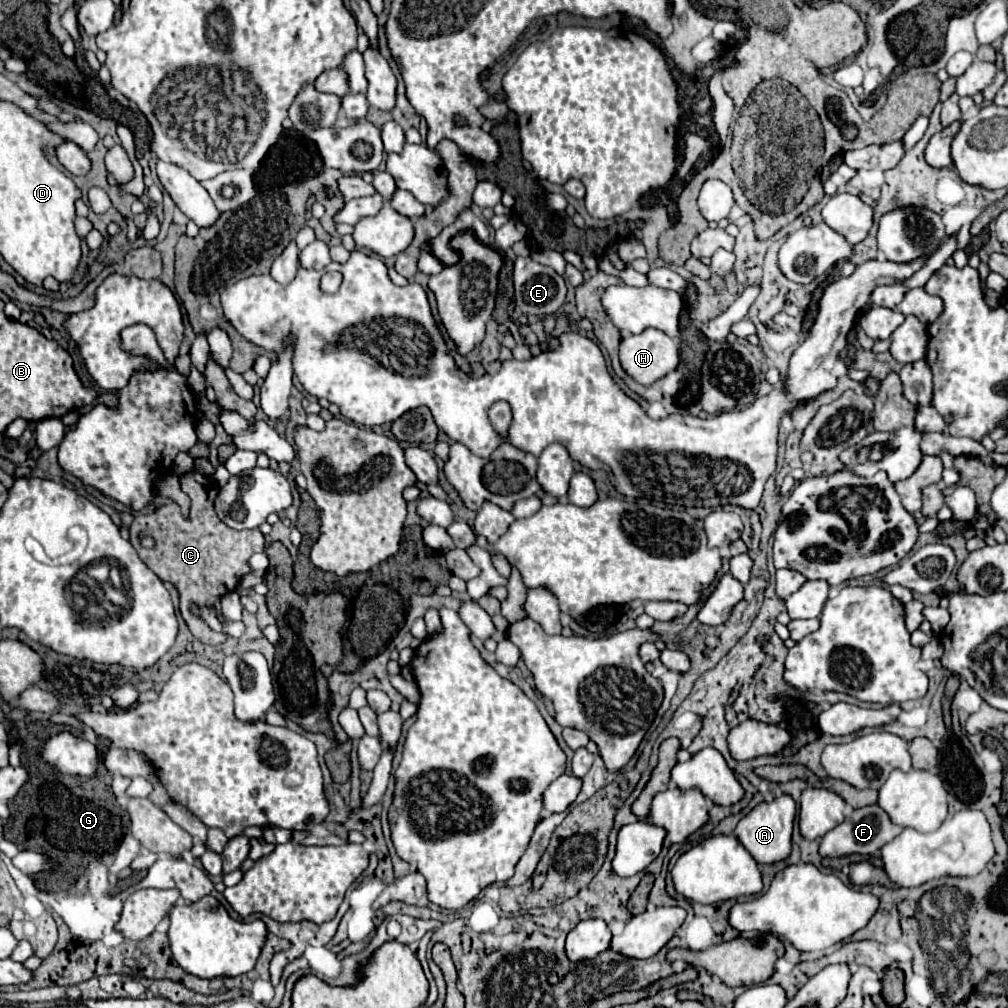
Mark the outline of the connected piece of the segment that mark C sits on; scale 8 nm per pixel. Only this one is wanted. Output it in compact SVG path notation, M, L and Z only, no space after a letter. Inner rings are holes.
M190 471L180 475L180 487L182 491L192 499L190 507L190 519L186 521L180 515L180 507L176 503L162 505L154 513L140 515L134 519L130 527L130 543L136 549L138 557L162 579L174 583L180 593L180 613L190 629L190 633L208 645L220 645L224 643L226 635L214 633L202 619L194 617L188 607L190 603L202 603L202 605L214 605L214 599L220 595L226 595L238 587L238 581L242 575L250 571L250 557L256 551L264 551L264 535L258 529L244 529L244 531L234 531L226 527L214 513L214 499L218 495L218 485L198 473ZM142 529L150 531L156 537L156 547L154 549L144 549L138 541L138 533Z

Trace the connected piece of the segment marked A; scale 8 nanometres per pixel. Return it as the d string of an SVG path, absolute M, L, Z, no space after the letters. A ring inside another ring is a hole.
M780 795L780 797L772 799L770 803L766 803L766 801L758 803L748 815L744 815L734 829L734 835L740 839L740 843L750 851L750 855L758 863L776 863L790 855L794 817L796 817L794 799L790 795Z

